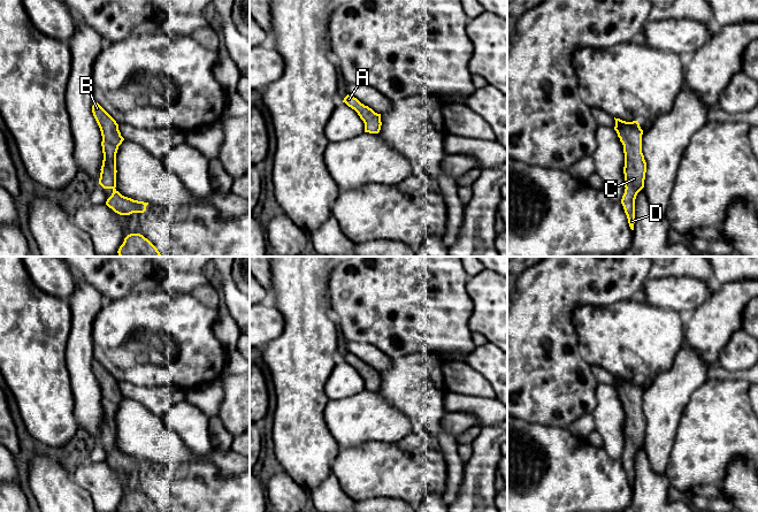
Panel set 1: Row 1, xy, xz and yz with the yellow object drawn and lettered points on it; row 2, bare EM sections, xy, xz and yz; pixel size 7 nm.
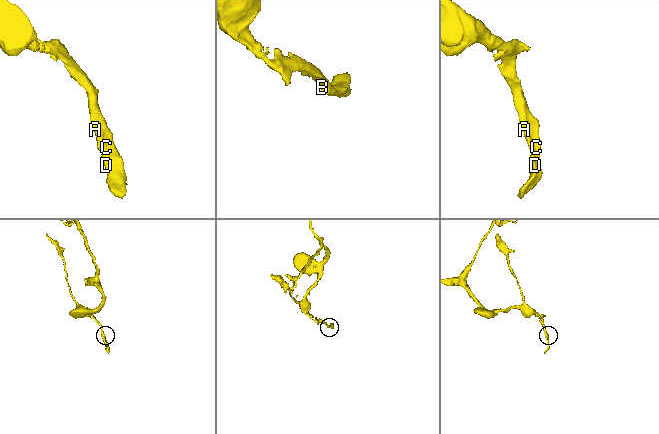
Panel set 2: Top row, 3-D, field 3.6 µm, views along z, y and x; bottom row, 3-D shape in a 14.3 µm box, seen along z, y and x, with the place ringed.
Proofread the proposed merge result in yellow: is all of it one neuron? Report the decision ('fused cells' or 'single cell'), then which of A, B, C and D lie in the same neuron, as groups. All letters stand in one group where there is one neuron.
single cell | A B C D

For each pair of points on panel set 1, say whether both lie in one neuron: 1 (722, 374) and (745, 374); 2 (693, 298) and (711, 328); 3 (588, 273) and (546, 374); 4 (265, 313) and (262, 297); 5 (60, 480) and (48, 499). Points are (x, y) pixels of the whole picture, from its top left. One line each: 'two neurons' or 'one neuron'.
1: one neuron
2: two neurons
3: one neuron
4: two neurons
5: one neuron

